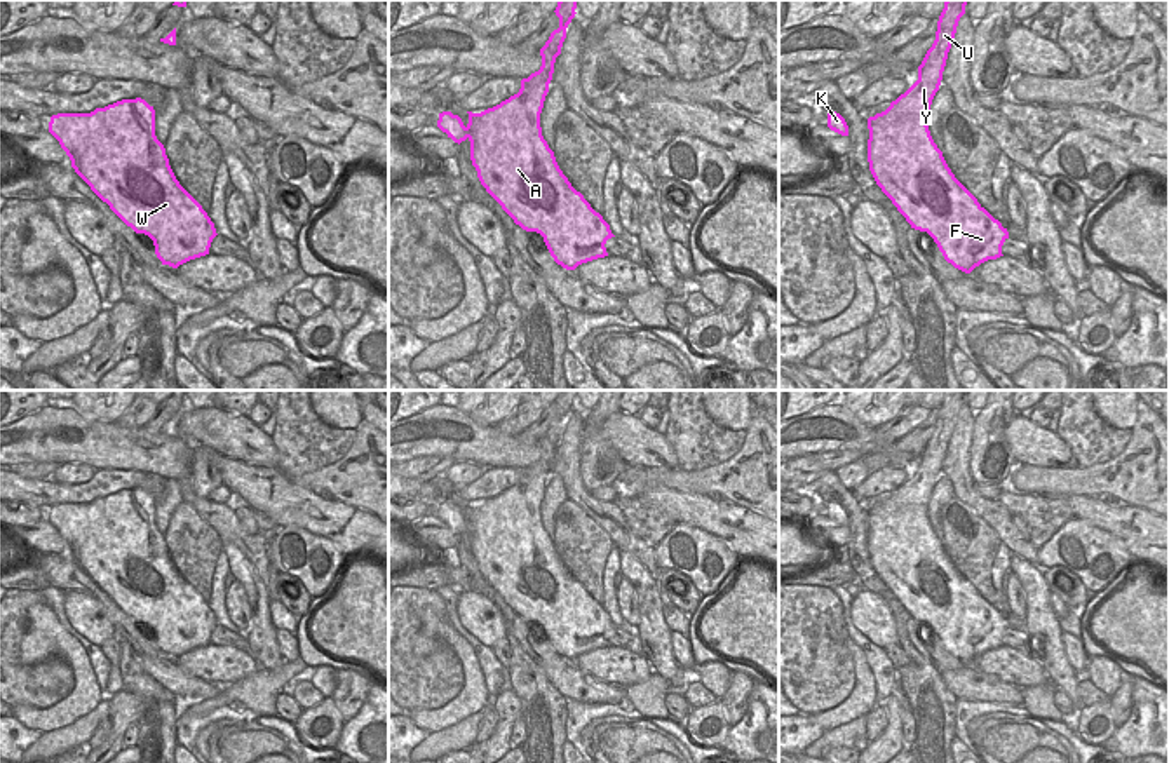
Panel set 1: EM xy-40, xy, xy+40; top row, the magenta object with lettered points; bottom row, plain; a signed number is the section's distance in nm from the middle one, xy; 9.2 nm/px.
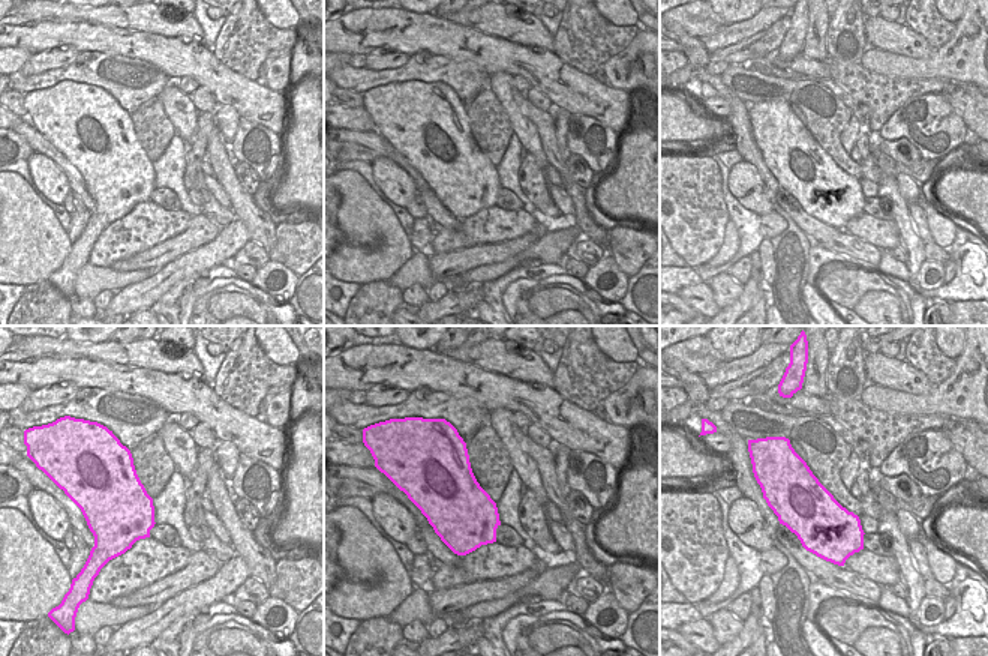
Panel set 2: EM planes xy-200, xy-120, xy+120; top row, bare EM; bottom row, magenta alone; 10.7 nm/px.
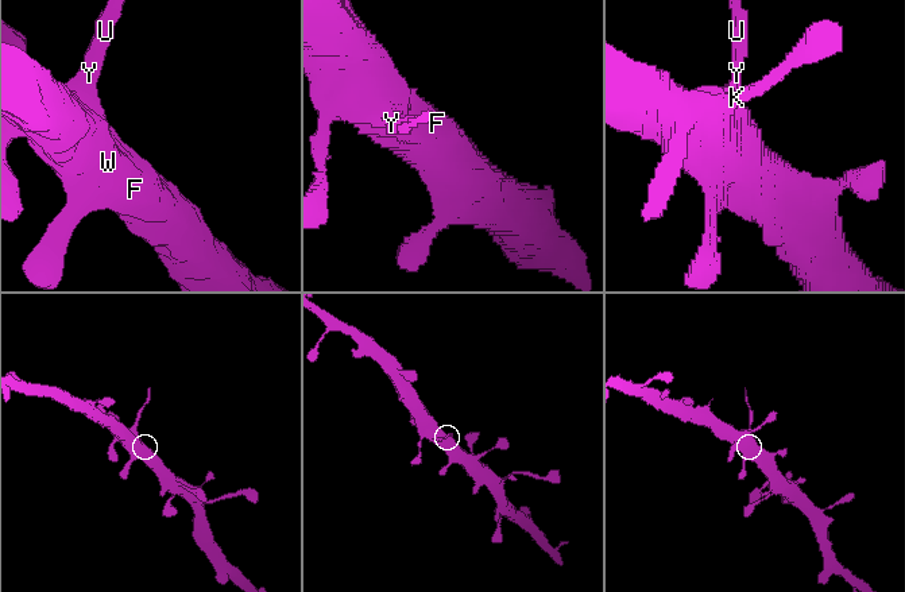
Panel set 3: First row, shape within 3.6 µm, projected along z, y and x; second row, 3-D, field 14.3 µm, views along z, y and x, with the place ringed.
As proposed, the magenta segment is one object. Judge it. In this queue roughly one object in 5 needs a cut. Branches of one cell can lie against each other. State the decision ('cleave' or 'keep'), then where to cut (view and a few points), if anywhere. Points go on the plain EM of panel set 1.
cleave | xy (513, 486), (533, 488), (542, 497)

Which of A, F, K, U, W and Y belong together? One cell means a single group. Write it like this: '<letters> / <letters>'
A F K W / U Y

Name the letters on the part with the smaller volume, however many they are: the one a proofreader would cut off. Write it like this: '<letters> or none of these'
U, Y

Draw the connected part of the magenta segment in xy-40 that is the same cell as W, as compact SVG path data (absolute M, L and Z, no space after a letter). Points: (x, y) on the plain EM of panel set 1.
M122 490L91 503L57 503L49 523L59 531L75 563L136 624L153 631L162 655L179 655L209 645L218 625L202 596L176 570L164 535L155 526L155 500L145 490Z

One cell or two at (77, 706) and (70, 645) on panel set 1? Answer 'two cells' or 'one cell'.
one cell

